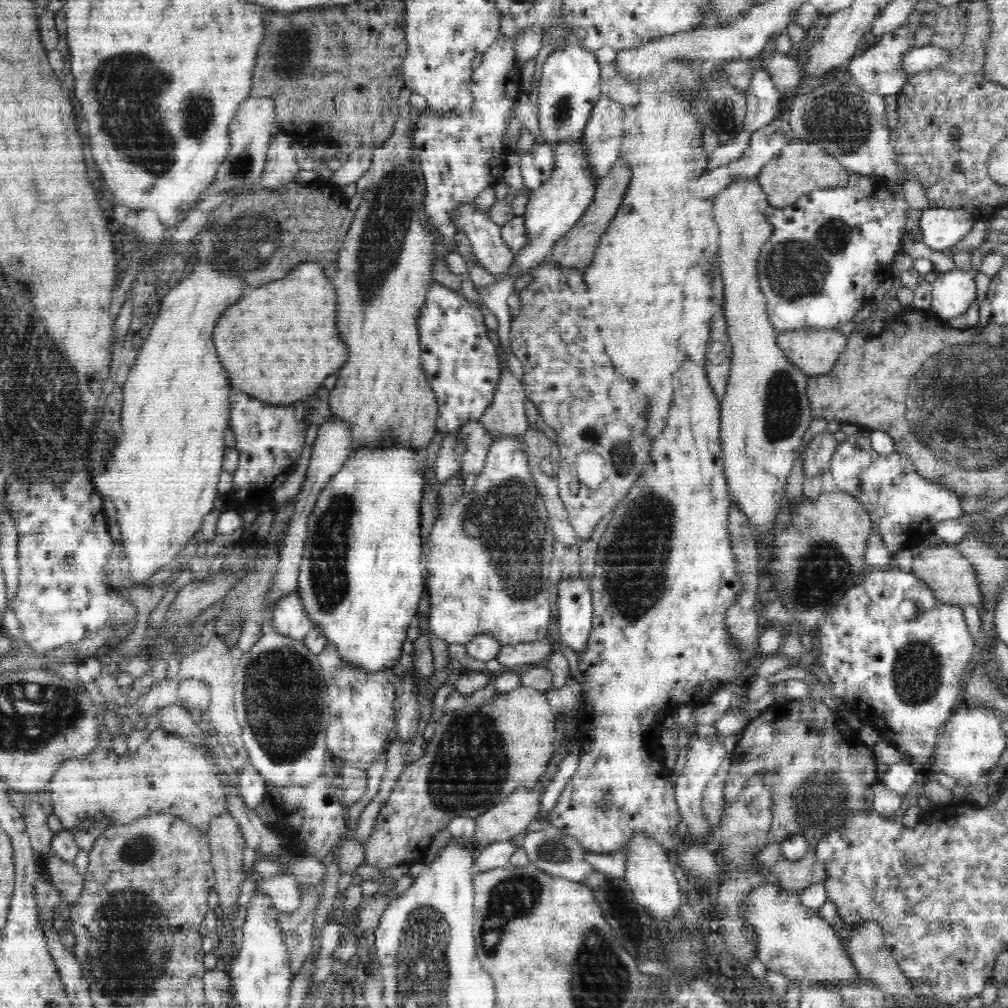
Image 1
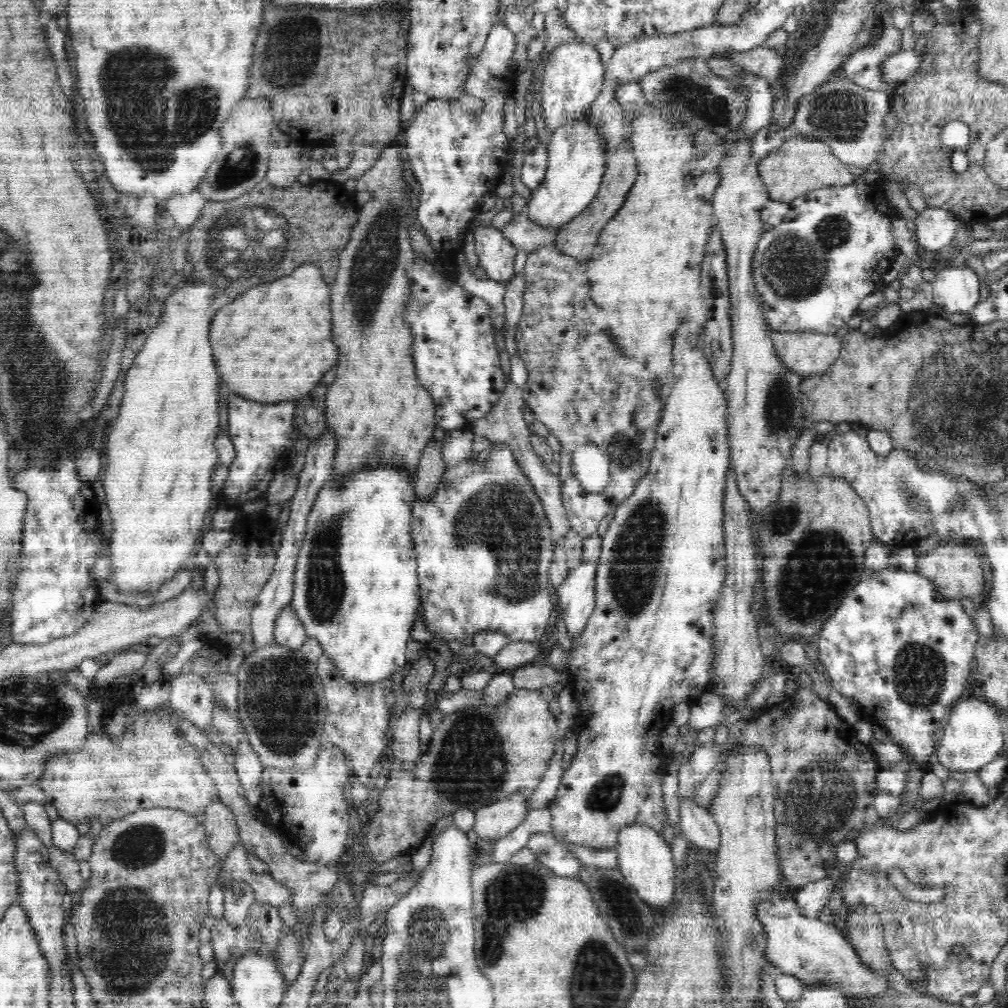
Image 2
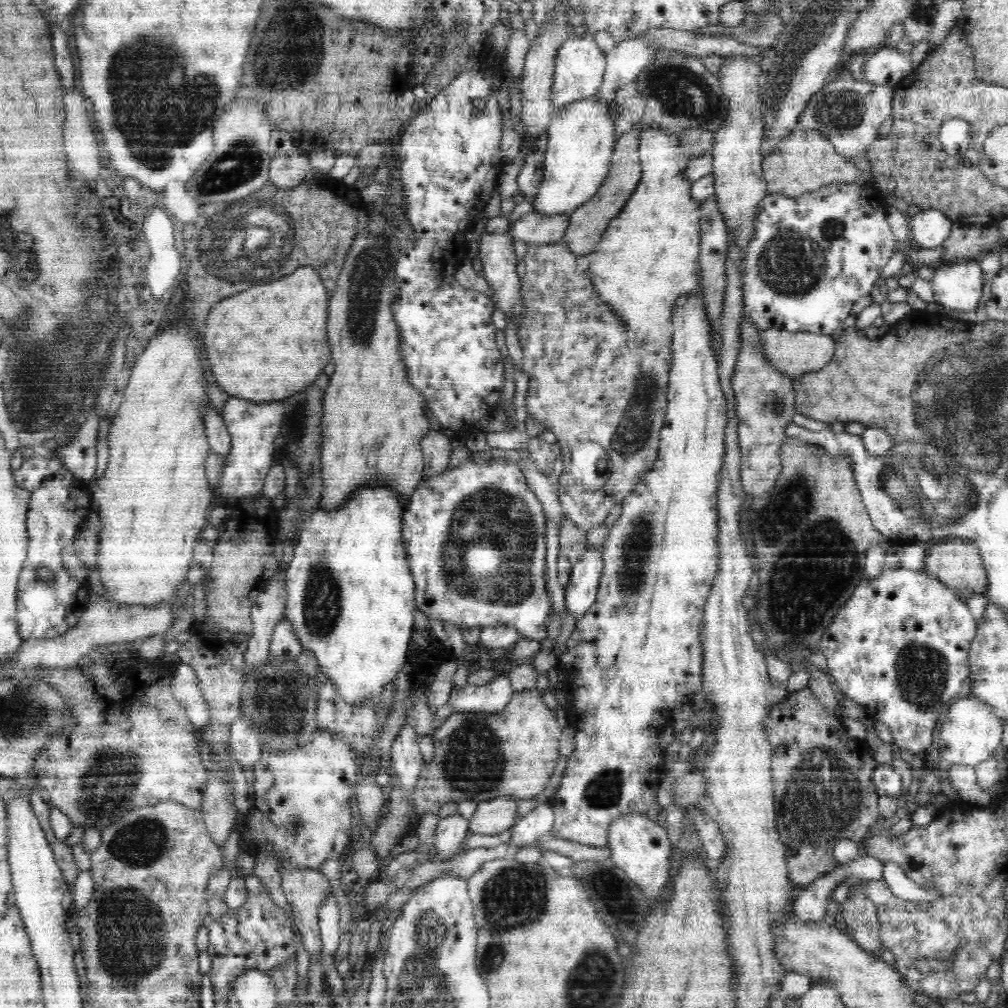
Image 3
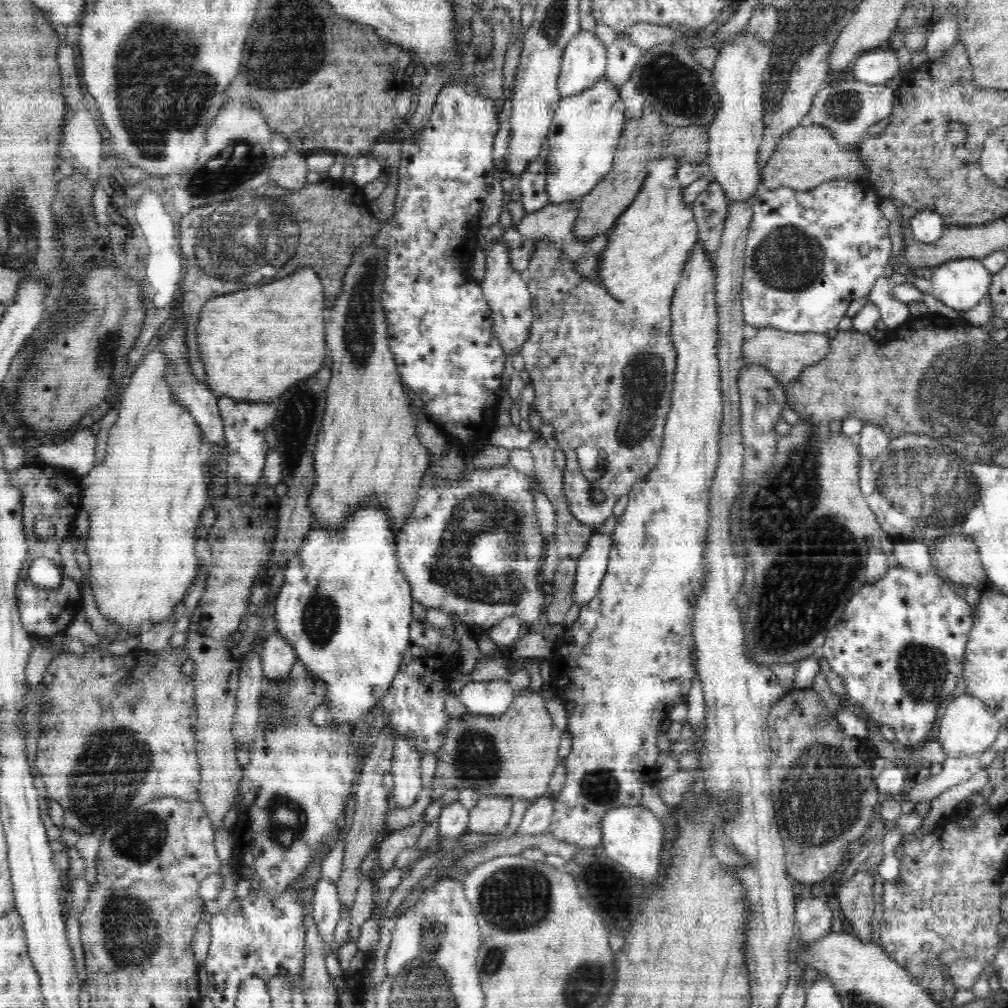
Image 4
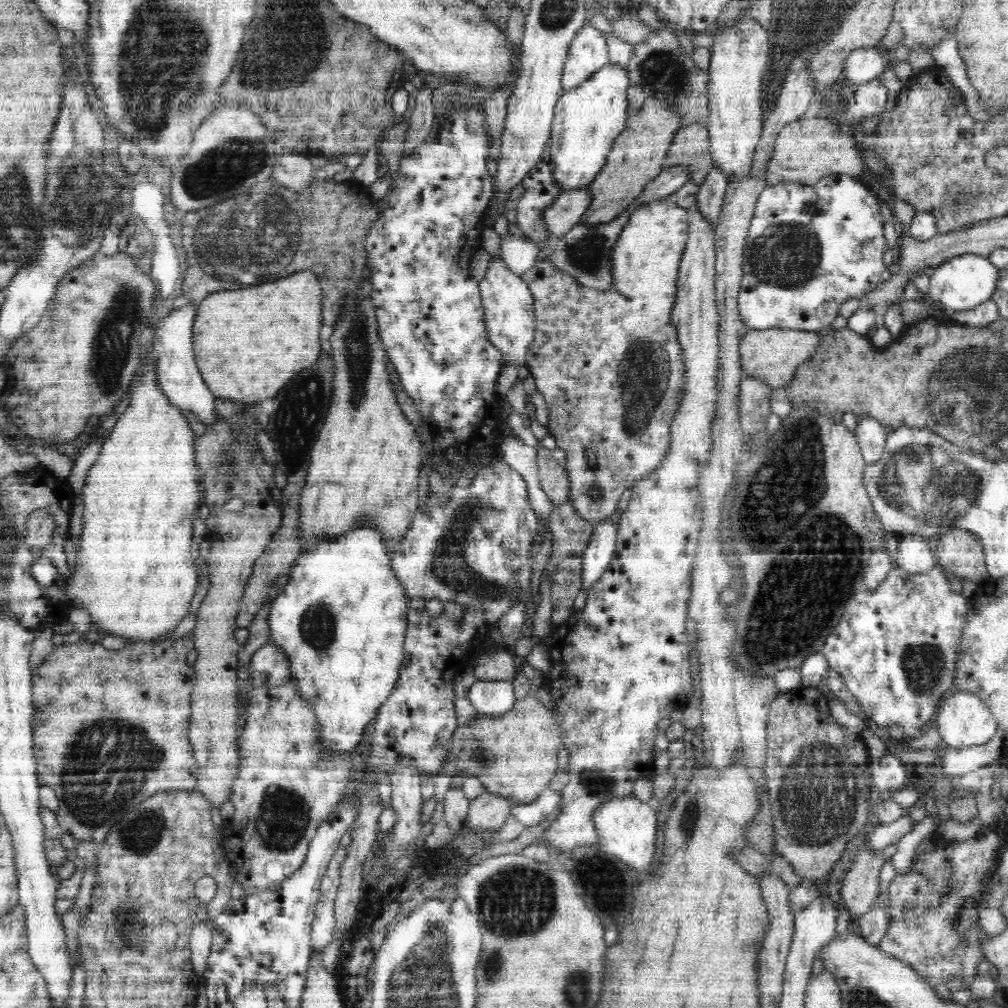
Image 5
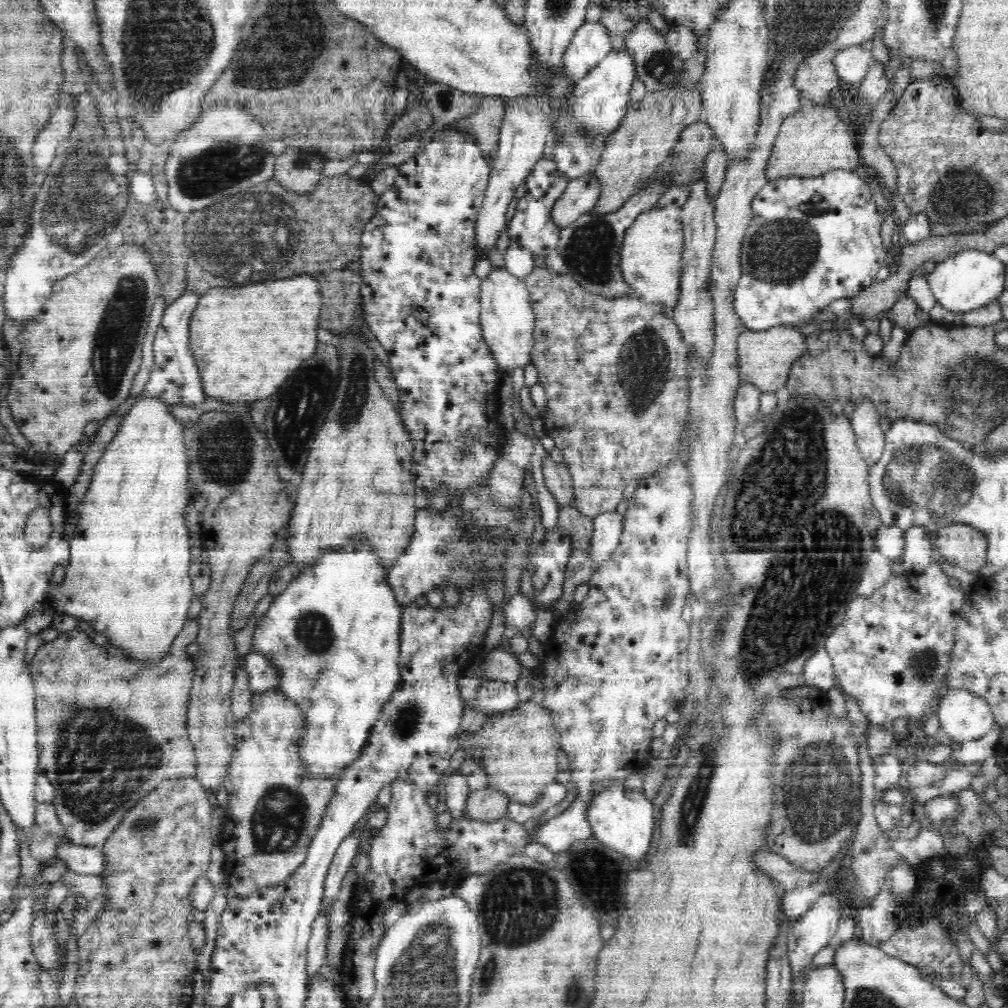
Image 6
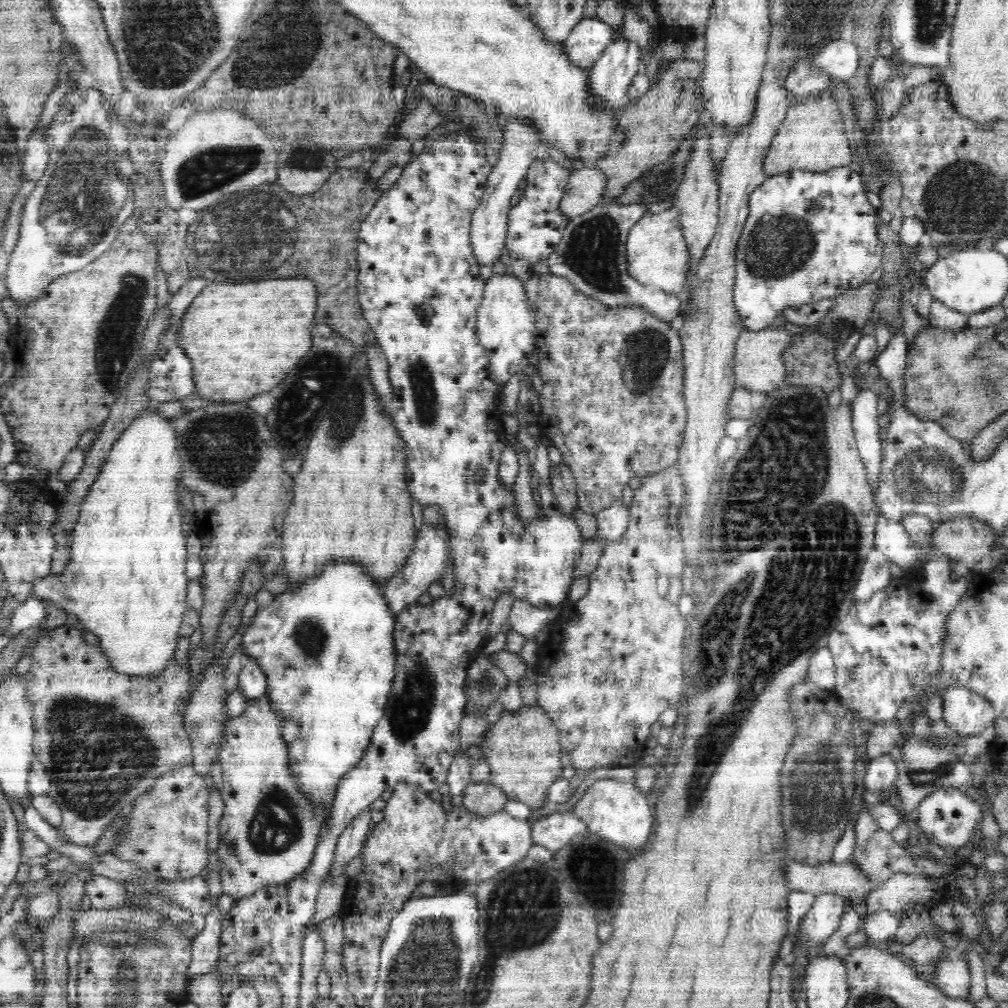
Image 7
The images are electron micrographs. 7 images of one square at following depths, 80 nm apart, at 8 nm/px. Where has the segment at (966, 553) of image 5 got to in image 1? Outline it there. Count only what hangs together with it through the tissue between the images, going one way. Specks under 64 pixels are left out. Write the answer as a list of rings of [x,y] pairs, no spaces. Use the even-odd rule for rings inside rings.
[[[943,542],[934,548],[923,549],[921,553],[914,557],[911,570],[918,579],[924,581],[934,591],[938,600],[946,604],[954,606],[972,604],[972,606],[978,607],[981,602],[978,575],[966,560],[964,551],[956,543]]]

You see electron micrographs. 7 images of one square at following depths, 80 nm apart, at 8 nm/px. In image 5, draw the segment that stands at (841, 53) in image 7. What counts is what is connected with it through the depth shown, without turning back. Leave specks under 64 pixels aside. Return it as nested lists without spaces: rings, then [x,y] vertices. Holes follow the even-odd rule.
[[[858,48],[846,56],[844,72],[847,79],[853,83],[864,83],[880,78],[888,67],[893,67],[891,52],[881,48]]]

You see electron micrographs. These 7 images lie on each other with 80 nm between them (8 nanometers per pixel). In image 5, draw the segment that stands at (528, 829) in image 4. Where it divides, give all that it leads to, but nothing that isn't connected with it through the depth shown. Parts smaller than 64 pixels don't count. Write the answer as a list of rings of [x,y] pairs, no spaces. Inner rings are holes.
[[[552,787],[546,788],[537,800],[529,802],[528,805],[512,805],[511,814],[524,824],[525,828],[538,826],[540,822],[548,818],[550,814],[559,809],[562,794]]]

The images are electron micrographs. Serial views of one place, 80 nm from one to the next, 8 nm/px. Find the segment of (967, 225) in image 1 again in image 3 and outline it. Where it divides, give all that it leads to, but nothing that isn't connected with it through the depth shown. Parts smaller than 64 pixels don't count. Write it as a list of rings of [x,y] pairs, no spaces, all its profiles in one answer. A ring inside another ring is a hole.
[[[921,210],[910,218],[911,238],[922,248],[936,248],[948,238],[954,222],[940,210]]]

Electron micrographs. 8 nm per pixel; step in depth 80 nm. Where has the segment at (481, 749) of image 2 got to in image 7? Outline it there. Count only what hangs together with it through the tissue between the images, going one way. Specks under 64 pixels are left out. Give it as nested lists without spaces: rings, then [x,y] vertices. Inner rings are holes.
[[[522,705],[517,711],[504,711],[501,717],[492,723],[482,736],[480,742],[476,742],[484,752],[486,761],[490,763],[491,778],[489,782],[498,786],[509,800],[524,802],[527,810],[537,810],[548,803],[549,788],[562,774],[562,763],[560,763],[561,747],[560,730],[554,726],[548,713],[536,705]]]

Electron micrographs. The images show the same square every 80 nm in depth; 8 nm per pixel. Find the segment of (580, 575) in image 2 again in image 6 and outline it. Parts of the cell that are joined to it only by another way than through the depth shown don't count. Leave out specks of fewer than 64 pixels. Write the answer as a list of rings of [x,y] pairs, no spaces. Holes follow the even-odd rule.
[[[612,510],[599,514],[595,519],[594,532],[589,546],[589,555],[593,568],[598,569],[602,562],[610,558],[611,552],[618,546],[623,531],[623,515]]]

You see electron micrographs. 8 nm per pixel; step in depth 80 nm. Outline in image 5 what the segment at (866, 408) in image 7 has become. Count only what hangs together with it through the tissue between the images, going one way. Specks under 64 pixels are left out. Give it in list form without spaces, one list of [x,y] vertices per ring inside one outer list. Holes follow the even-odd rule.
[[[864,414],[858,419],[856,426],[856,436],[861,453],[867,463],[880,460],[887,446],[887,433],[881,422],[873,416]]]

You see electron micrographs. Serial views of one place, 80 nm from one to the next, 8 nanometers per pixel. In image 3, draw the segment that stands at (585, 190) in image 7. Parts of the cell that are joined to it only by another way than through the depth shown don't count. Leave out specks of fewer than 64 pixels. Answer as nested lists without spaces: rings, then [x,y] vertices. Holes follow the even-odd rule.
[[[530,211],[509,226],[506,234],[527,245],[559,243],[569,223],[570,214],[542,216]]]

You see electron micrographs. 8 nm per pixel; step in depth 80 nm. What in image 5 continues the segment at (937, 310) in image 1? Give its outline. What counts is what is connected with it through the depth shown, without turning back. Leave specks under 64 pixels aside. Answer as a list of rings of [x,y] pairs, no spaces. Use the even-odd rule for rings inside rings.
[[[970,253],[960,254],[934,268],[934,274],[929,278],[928,295],[946,310],[972,310],[991,299],[997,289],[998,277],[999,269],[989,261],[989,257]]]

